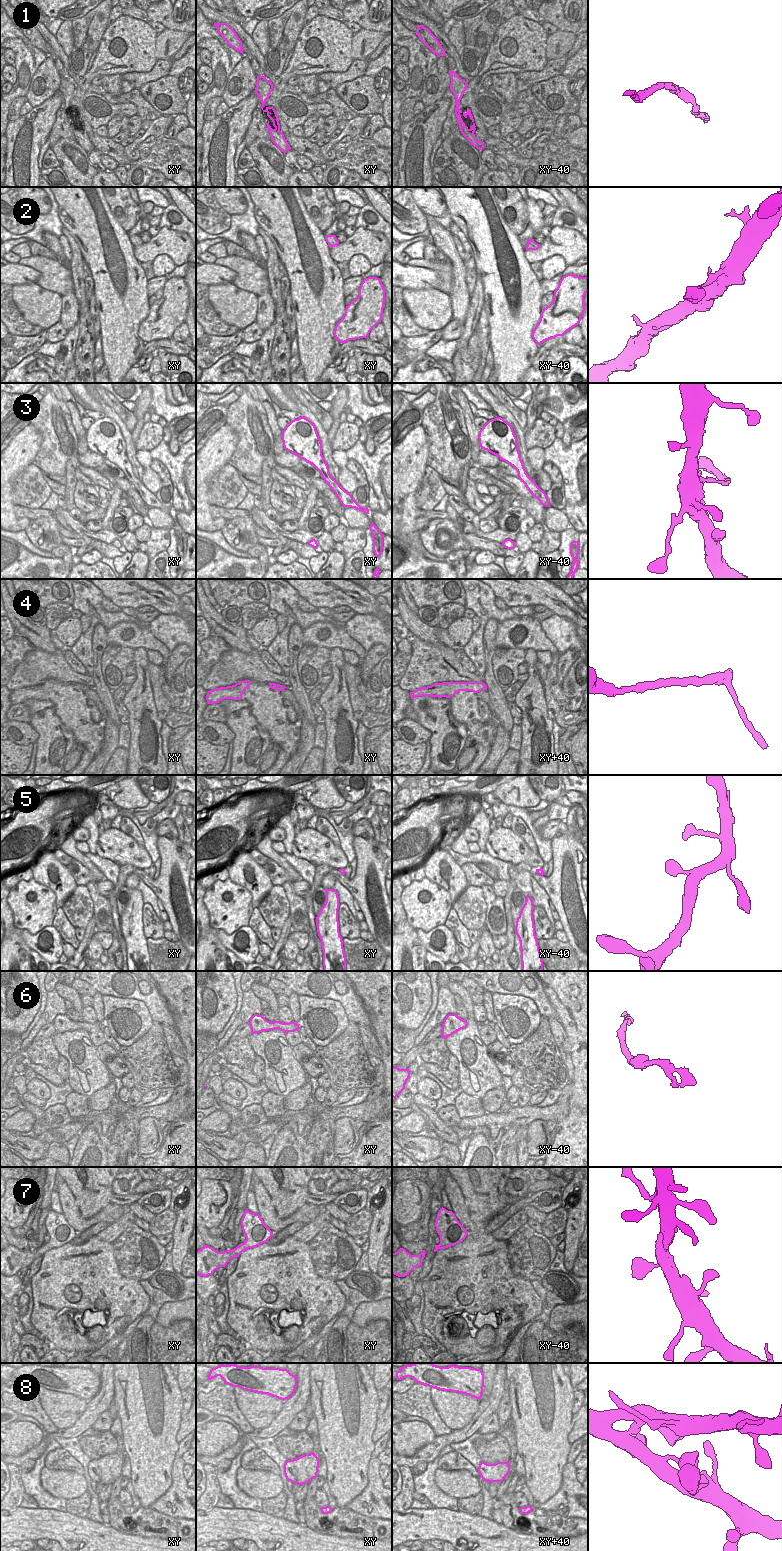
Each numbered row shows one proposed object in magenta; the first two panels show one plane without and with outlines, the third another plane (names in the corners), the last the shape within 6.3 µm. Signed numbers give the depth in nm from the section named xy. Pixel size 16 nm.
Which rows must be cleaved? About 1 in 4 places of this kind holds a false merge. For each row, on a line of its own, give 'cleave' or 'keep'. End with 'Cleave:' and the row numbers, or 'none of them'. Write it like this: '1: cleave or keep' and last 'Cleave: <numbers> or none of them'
1: keep
2: keep
3: keep
4: keep
5: keep
6: keep
7: keep
8: keep
Cleave: none of them

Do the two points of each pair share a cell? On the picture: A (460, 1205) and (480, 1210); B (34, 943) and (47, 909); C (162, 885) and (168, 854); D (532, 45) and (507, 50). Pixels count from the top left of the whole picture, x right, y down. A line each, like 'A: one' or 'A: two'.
A: two
B: two
C: one
D: one

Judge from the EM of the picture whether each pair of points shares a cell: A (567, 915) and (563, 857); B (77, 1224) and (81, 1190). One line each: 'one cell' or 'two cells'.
A: one cell
B: two cells

